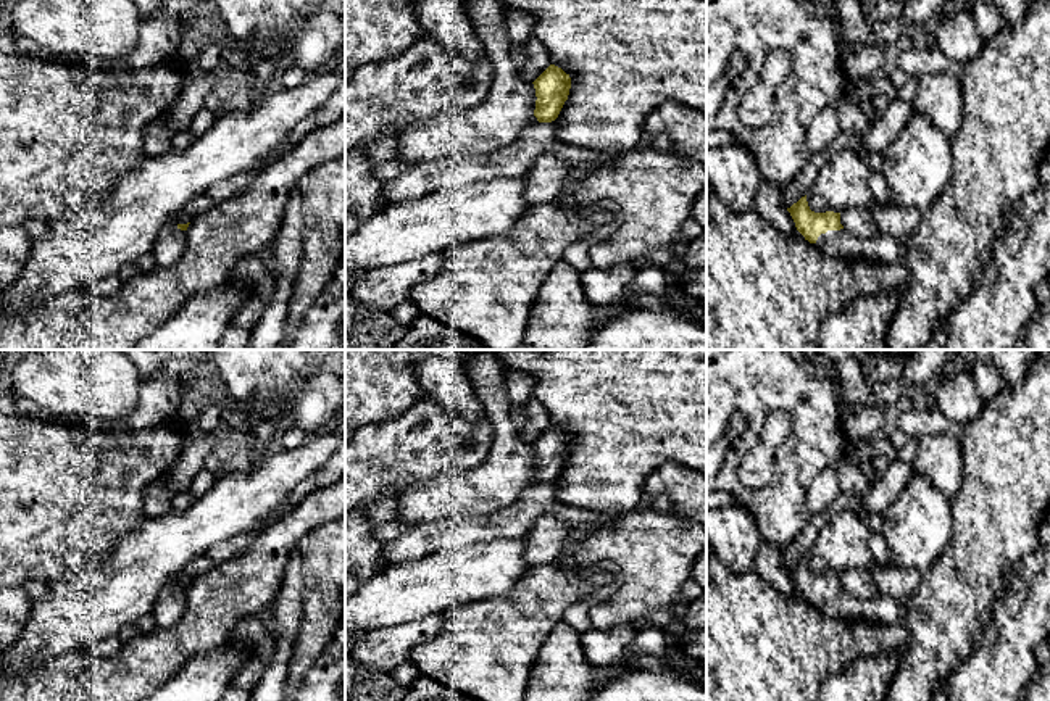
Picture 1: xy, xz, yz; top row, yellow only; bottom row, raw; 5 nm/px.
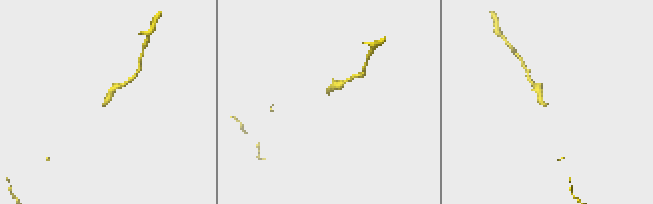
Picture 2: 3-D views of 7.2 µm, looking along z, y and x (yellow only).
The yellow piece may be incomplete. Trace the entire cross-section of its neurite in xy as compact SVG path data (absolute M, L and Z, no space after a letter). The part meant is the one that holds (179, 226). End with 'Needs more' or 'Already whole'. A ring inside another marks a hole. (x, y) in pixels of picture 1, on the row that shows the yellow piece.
M168 221L158 234L156 243L152 250L156 266L168 268L173 266L184 253L187 247L185 230L190 222L177 224L176 221Z. Needs more

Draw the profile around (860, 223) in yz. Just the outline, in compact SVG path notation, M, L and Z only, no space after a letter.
M847 208L840 213L844 229L858 239L879 235L879 227L869 208Z

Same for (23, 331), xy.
M345 118L310 131L297 147L263 168L247 192L213 203L195 216L185 230L187 247L173 266L139 272L108 297L79 287L19 314L0 311L0 350L134 350L194 295L231 282L240 259L271 247L281 230L290 192L300 179L316 166L344 156Z

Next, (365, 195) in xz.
M358 148L345 150L345 235L389 206L385 182L374 176L374 161Z

